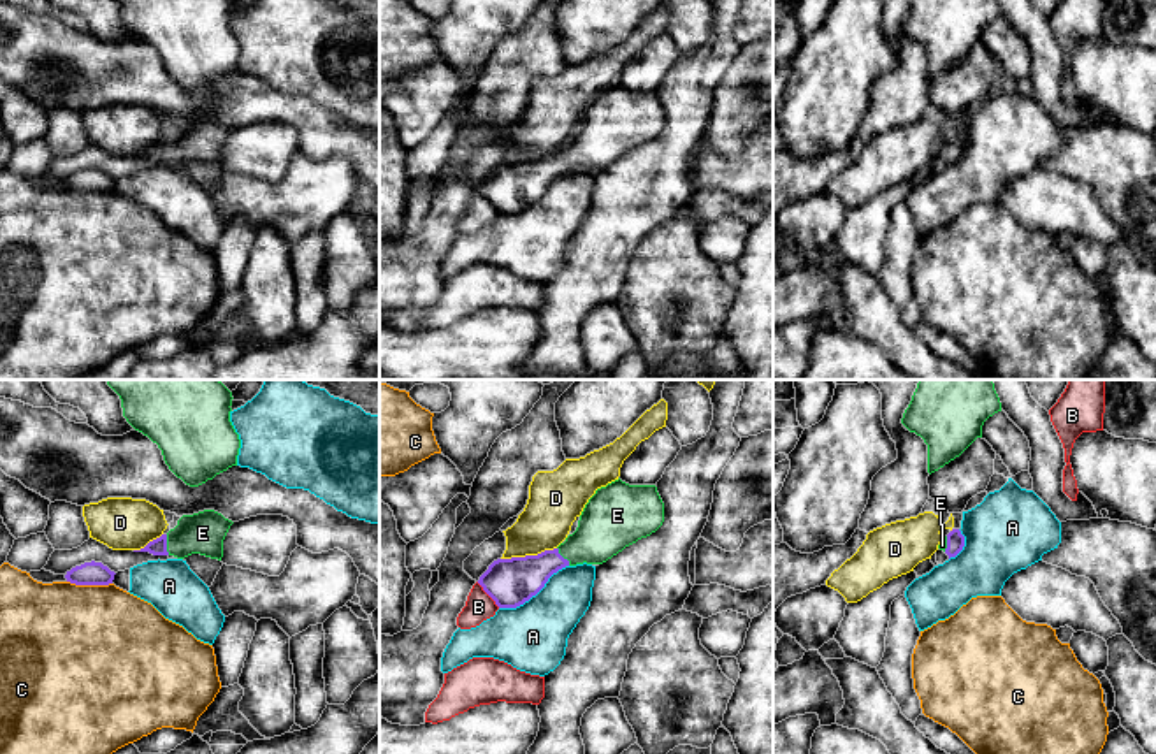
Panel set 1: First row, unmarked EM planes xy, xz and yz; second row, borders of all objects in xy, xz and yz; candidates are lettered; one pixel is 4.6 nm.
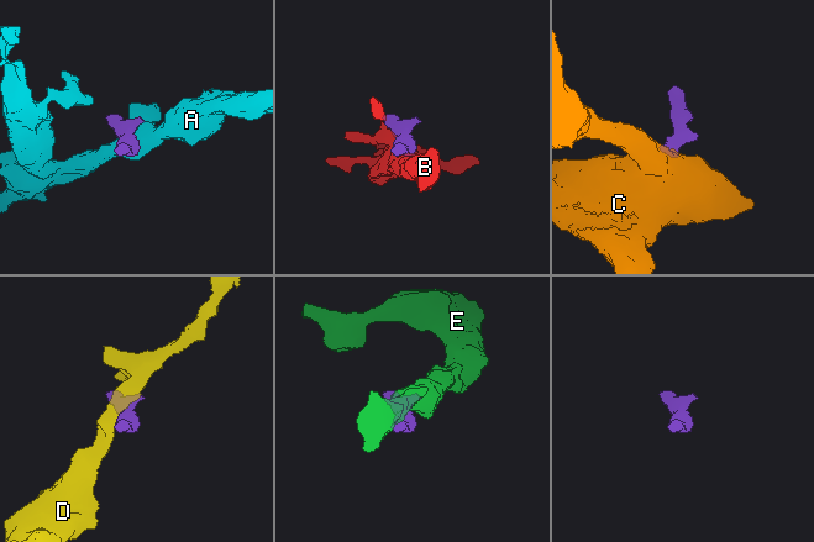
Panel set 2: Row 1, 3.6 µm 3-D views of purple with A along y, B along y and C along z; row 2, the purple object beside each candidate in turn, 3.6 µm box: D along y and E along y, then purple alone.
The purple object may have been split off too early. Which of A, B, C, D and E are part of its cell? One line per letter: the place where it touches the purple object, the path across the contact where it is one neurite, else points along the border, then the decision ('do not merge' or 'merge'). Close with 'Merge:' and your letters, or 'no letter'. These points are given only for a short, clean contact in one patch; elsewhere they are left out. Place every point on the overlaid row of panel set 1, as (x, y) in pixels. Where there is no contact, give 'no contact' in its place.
A: meets purple in xz at (534, 594); do not merge
B: meets purple in xz at (487, 593); do not merge
C: meets purple in xy at (90, 584); border along xy (67, 580), (76, 584), (111, 584); do not merge
D: meets purple in xz at (527, 556); do not merge
E: meets purple in xy at (166, 545); runs through xy (157, 547), (166, 545), (202, 533); merge
Merge: E

